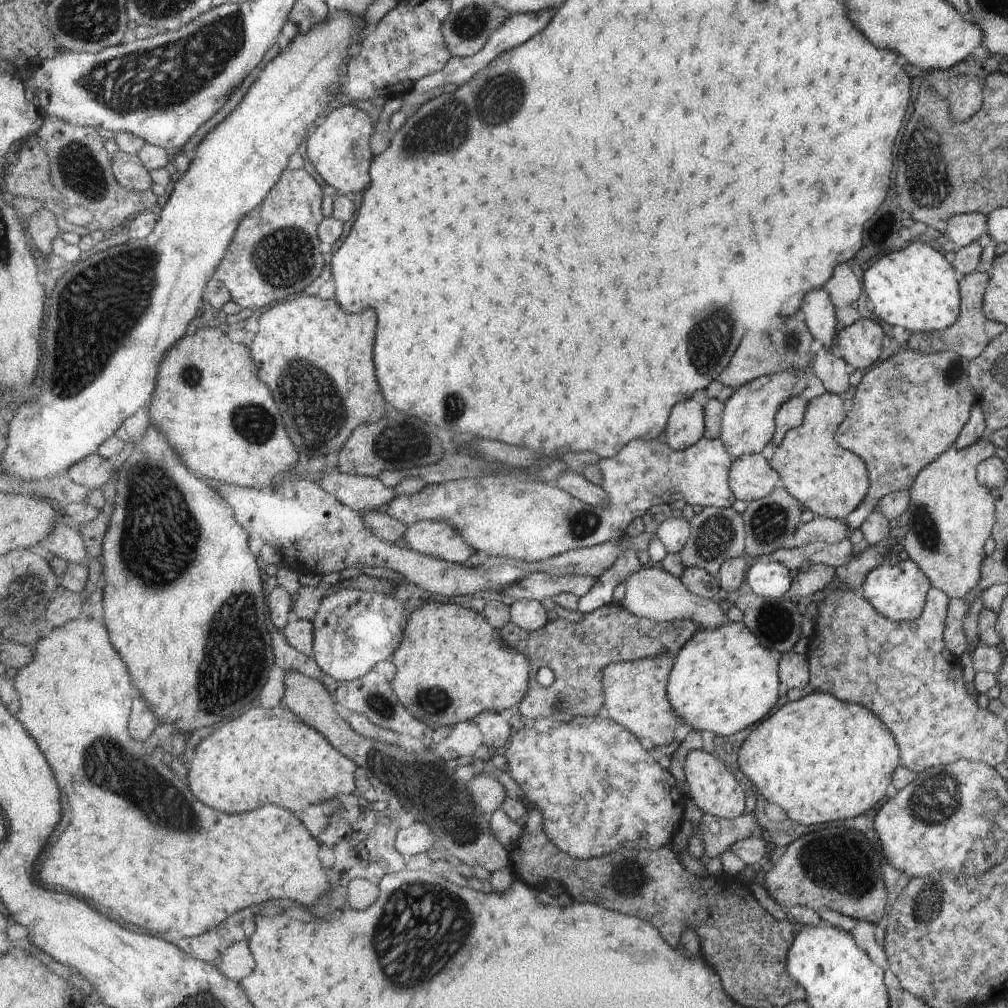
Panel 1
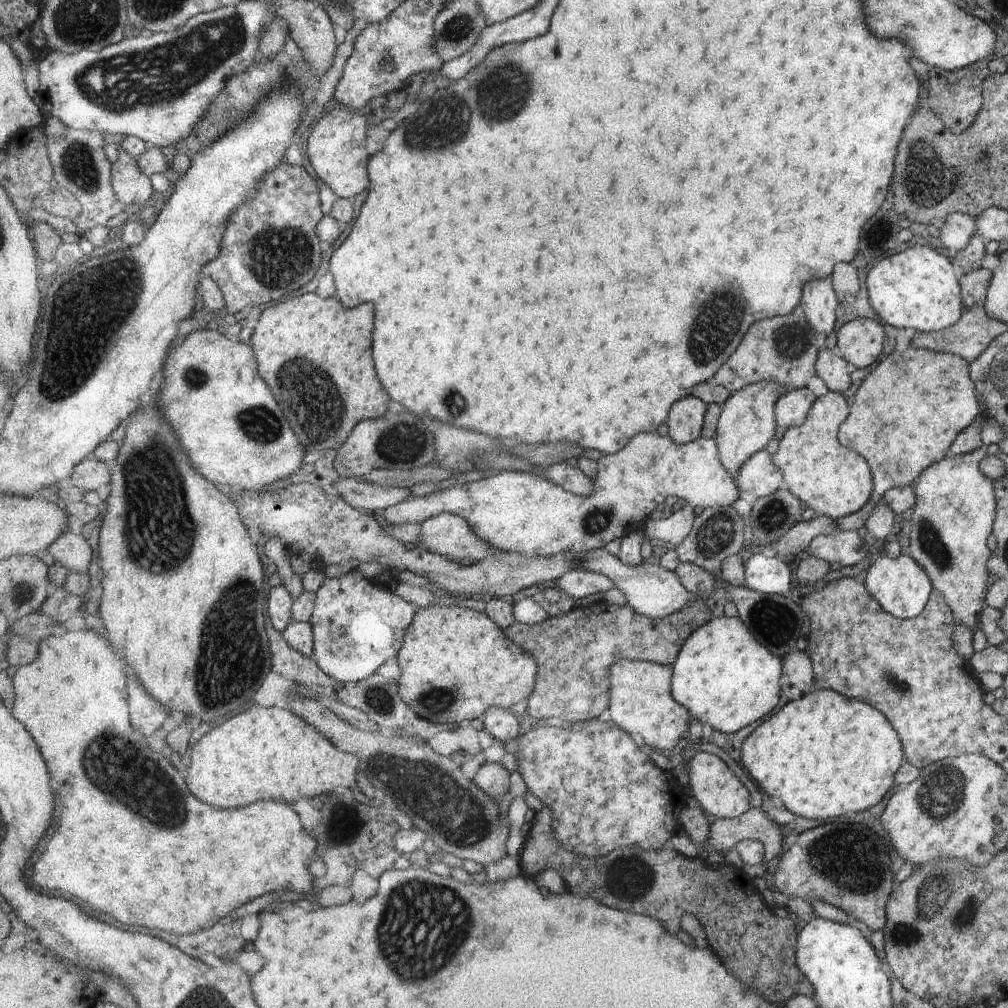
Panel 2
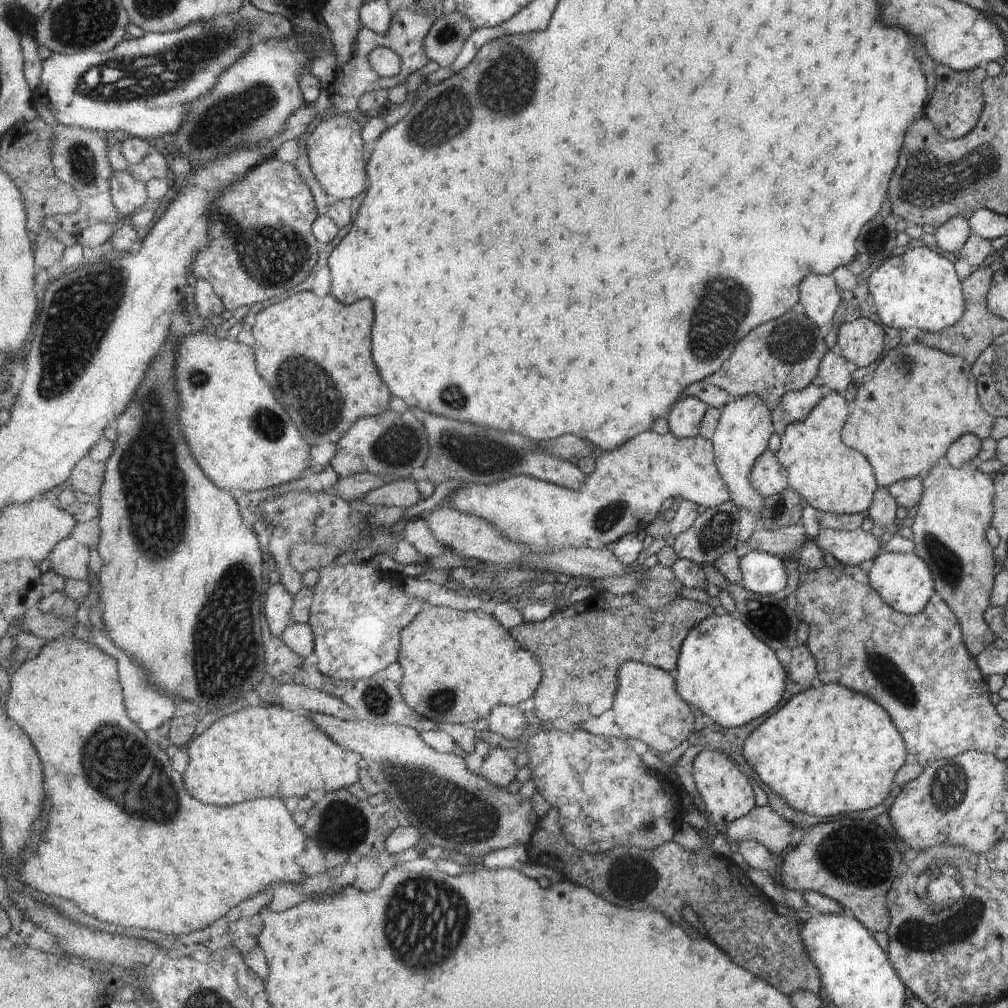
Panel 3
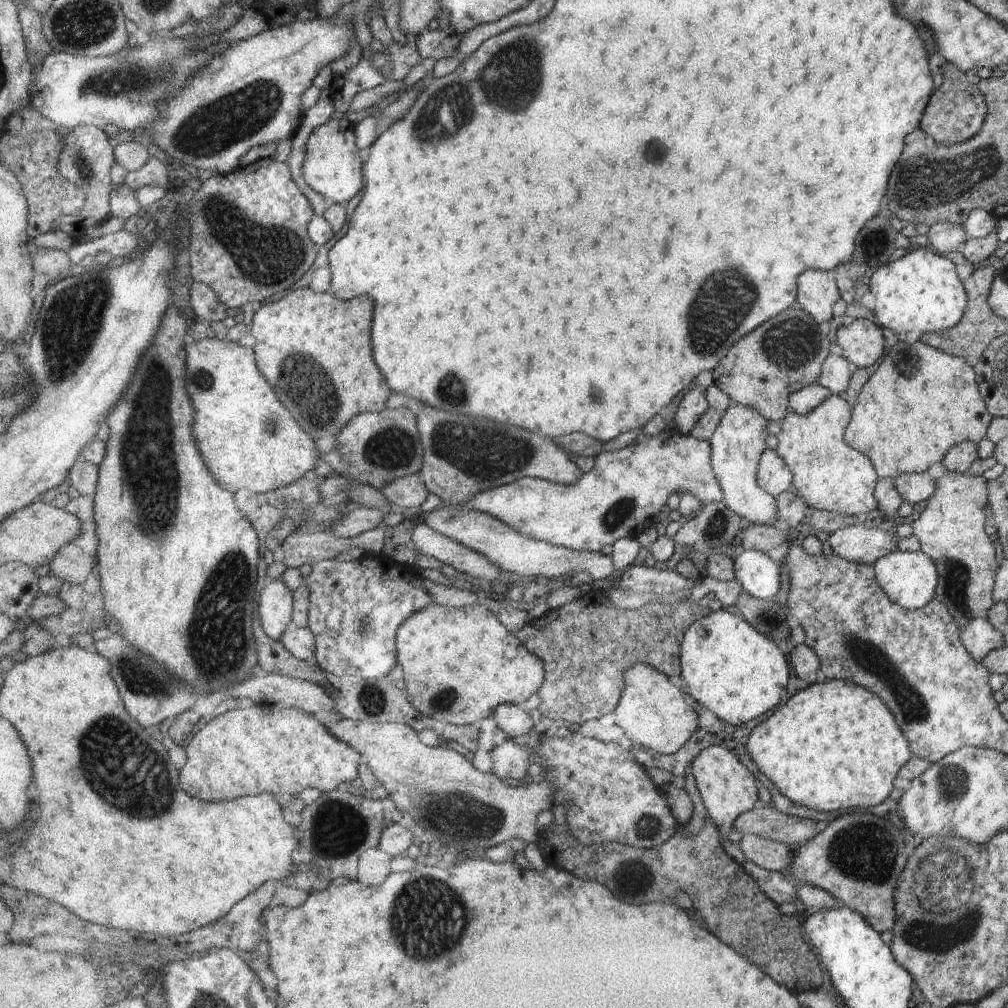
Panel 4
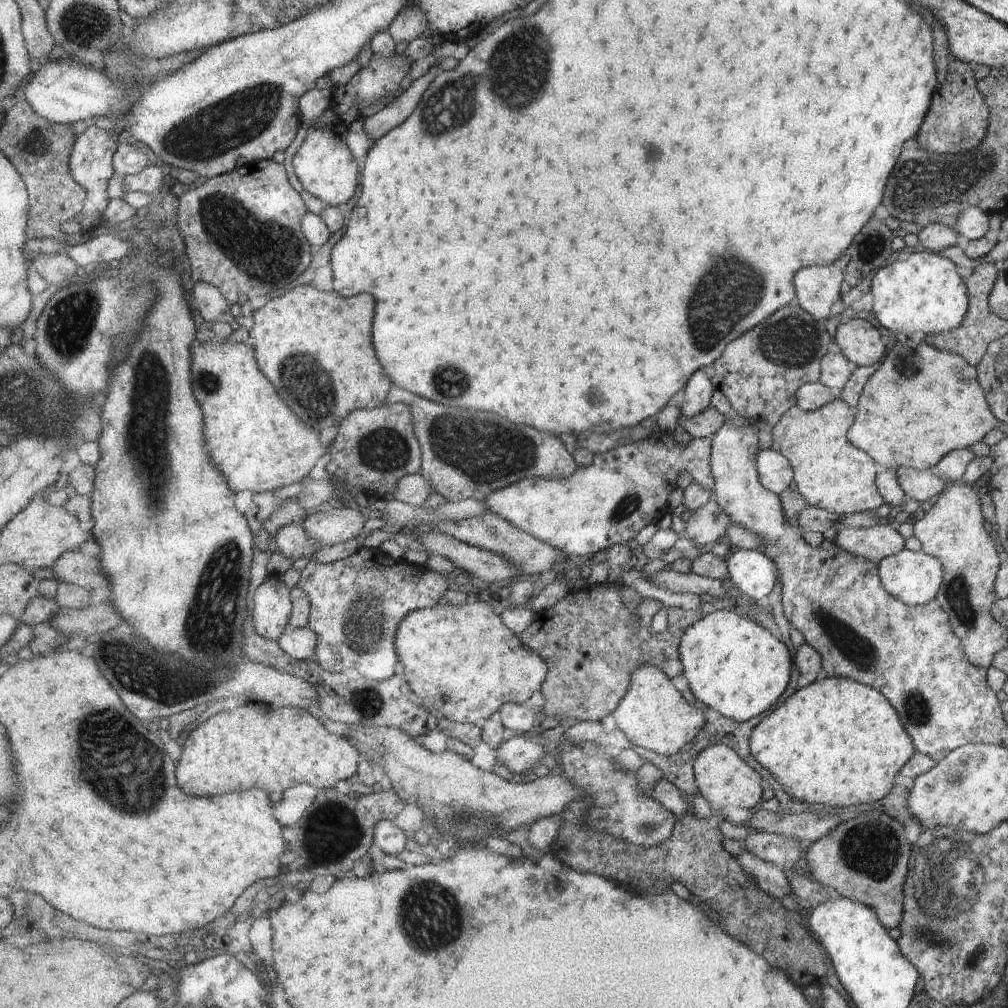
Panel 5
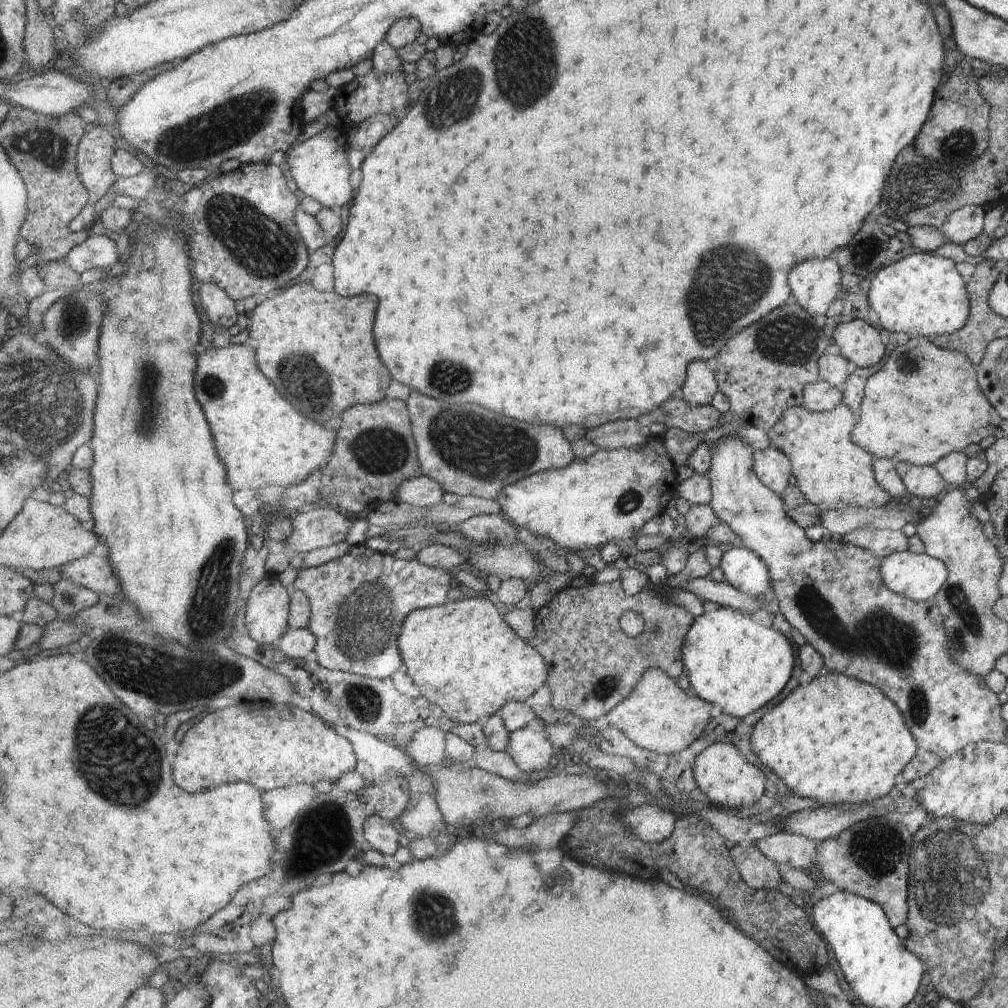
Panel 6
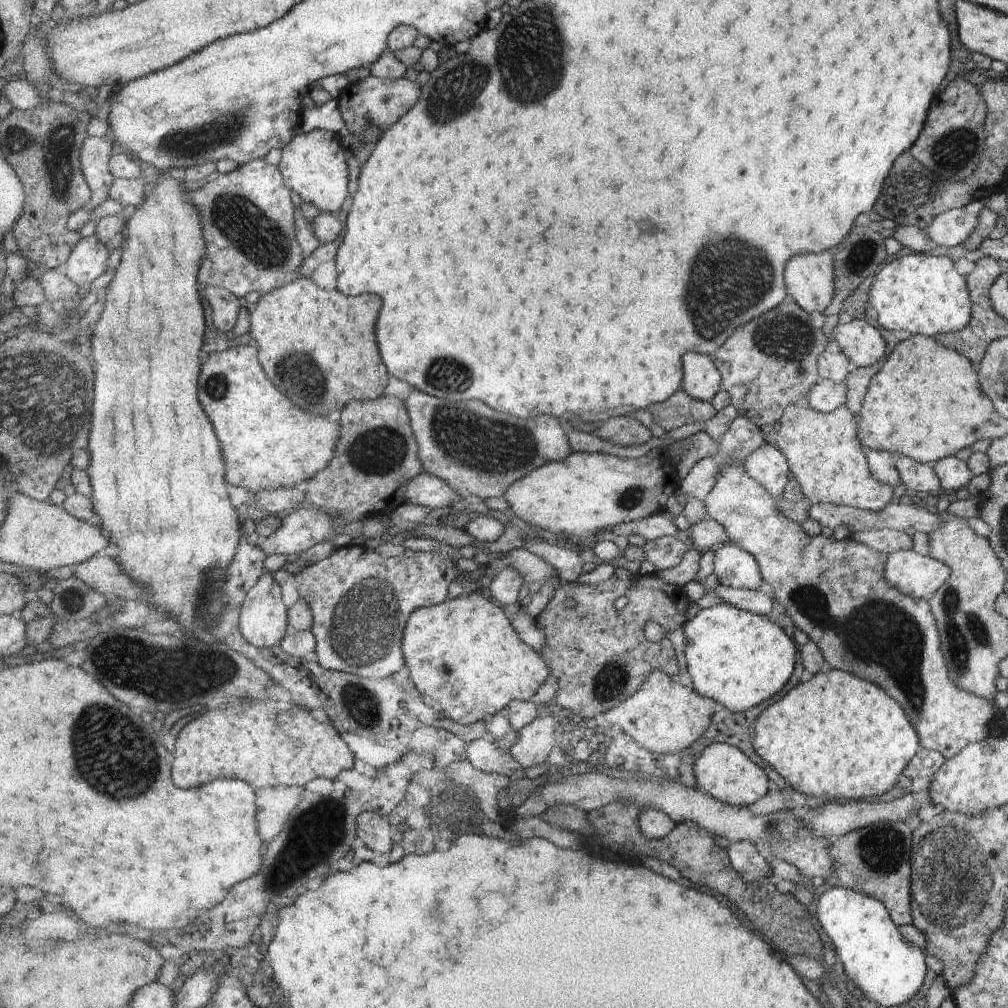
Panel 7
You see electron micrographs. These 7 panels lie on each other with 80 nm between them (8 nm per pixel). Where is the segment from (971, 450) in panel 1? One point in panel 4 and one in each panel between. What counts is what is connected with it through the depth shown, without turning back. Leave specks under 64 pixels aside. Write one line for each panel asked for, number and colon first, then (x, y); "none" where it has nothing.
2: (953, 510)
3: (954, 509)
4: (949, 529)

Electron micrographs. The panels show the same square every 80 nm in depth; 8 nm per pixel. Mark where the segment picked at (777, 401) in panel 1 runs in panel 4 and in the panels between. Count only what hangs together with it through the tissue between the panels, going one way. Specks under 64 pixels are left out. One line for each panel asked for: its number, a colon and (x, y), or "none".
2: (746, 424)
3: (742, 432)
4: (735, 447)

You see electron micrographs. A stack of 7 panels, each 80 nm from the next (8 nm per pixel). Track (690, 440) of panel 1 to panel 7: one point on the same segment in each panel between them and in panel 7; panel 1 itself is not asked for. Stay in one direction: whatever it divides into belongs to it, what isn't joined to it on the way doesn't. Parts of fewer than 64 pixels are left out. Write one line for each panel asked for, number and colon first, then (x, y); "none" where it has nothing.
2: (685, 423)
3: (684, 420)
4: (693, 404)
5: (697, 394)
6: (700, 386)
7: (701, 380)

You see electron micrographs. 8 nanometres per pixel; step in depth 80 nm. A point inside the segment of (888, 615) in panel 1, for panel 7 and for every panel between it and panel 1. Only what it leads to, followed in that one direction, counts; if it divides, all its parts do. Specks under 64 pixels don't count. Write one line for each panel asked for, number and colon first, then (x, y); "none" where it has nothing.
2: (899, 586)
3: (903, 581)
4: (908, 579)
5: (912, 577)
6: (916, 577)
7: (918, 576)

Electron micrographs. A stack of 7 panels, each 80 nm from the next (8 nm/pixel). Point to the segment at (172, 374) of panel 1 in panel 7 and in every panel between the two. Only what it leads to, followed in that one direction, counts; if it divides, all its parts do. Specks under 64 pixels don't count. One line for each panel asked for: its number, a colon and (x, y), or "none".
2: (233, 430)
3: (242, 437)
4: (250, 440)
5: (258, 443)
6: (262, 440)
7: (268, 443)

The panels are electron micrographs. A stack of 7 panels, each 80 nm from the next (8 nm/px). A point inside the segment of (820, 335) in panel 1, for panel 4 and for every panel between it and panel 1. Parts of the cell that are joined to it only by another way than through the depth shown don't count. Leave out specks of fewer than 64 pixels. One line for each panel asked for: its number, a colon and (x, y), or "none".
2: (818, 301)
3: (818, 294)
4: (816, 291)

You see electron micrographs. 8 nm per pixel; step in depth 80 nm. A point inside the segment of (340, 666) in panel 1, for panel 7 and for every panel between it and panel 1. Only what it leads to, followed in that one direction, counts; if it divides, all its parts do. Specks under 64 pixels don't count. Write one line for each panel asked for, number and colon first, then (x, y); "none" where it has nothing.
2: (358, 626)
3: (357, 616)
4: (356, 607)
5: (356, 605)
6: (360, 601)
7: (361, 602)

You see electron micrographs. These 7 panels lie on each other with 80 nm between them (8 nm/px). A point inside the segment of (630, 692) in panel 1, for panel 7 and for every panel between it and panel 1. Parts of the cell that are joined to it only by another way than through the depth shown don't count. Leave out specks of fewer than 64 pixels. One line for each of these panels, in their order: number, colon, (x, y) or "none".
2: (640, 701)
3: (648, 707)
4: (653, 713)
5: (654, 715)
6: (658, 716)
7: (665, 716)

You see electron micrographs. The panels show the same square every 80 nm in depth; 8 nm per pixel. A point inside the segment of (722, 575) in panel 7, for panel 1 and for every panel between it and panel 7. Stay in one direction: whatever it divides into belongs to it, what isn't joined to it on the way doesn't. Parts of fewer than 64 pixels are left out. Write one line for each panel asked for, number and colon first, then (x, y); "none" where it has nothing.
1: (767, 579)
2: (764, 575)
3: (763, 574)
4: (758, 575)
5: (753, 573)
6: (742, 569)

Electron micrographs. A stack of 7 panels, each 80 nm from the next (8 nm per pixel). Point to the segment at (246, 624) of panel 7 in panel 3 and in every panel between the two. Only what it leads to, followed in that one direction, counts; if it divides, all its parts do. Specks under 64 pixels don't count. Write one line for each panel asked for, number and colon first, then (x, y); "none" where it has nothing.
3: (280, 601)
4: (276, 607)
5: (272, 609)
6: (268, 609)

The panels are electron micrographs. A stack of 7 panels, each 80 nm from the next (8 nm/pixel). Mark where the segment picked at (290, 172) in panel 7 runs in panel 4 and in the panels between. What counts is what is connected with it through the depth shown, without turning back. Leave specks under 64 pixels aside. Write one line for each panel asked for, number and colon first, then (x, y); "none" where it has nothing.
4: (332, 167)
5: (325, 164)
6: (320, 166)

